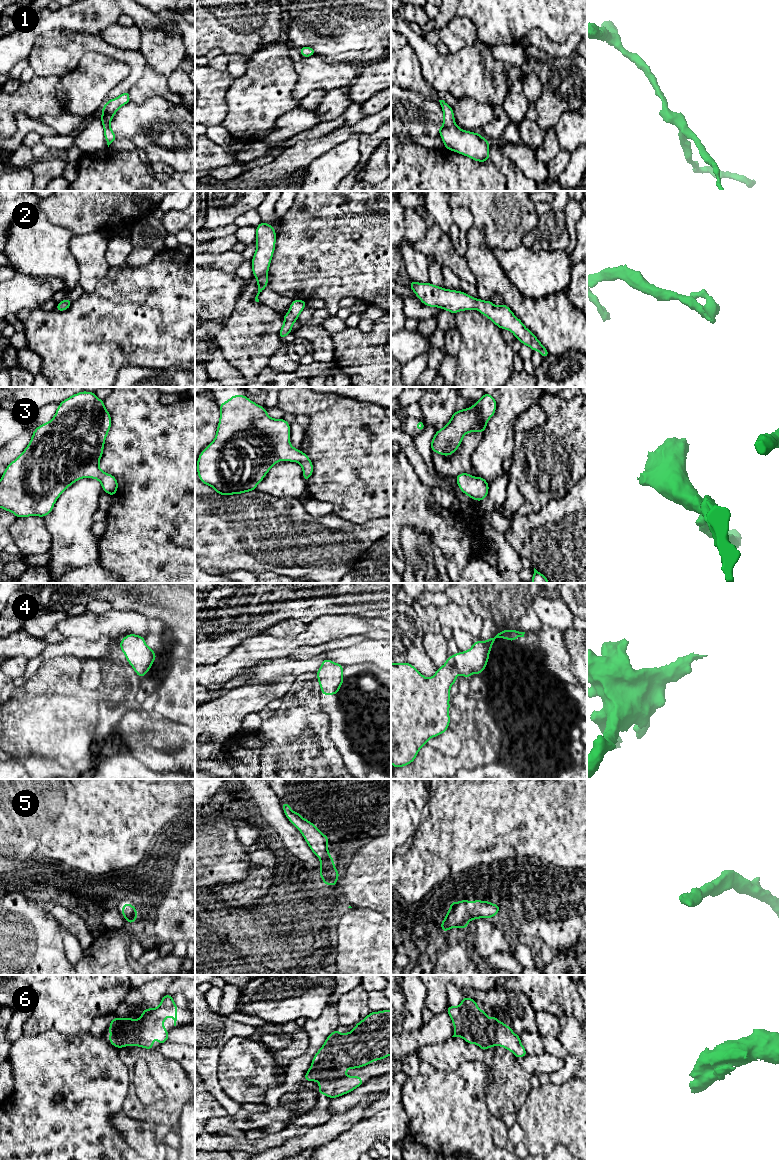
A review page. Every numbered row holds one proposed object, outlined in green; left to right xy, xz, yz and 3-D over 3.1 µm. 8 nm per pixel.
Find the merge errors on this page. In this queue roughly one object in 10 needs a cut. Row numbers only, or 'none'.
none

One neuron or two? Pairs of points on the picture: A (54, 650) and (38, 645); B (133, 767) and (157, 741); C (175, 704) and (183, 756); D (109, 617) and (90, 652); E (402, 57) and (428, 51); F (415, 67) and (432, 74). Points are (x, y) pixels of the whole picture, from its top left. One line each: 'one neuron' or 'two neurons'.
A: two neurons
B: two neurons
C: two neurons
D: two neurons
E: two neurons
F: two neurons

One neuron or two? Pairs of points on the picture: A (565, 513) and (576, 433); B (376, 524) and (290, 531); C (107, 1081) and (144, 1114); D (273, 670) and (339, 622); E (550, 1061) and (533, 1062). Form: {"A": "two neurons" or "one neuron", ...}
{"A": "two neurons", "B": "one neuron", "C": "two neurons", "D": "two neurons", "E": "one neuron"}

